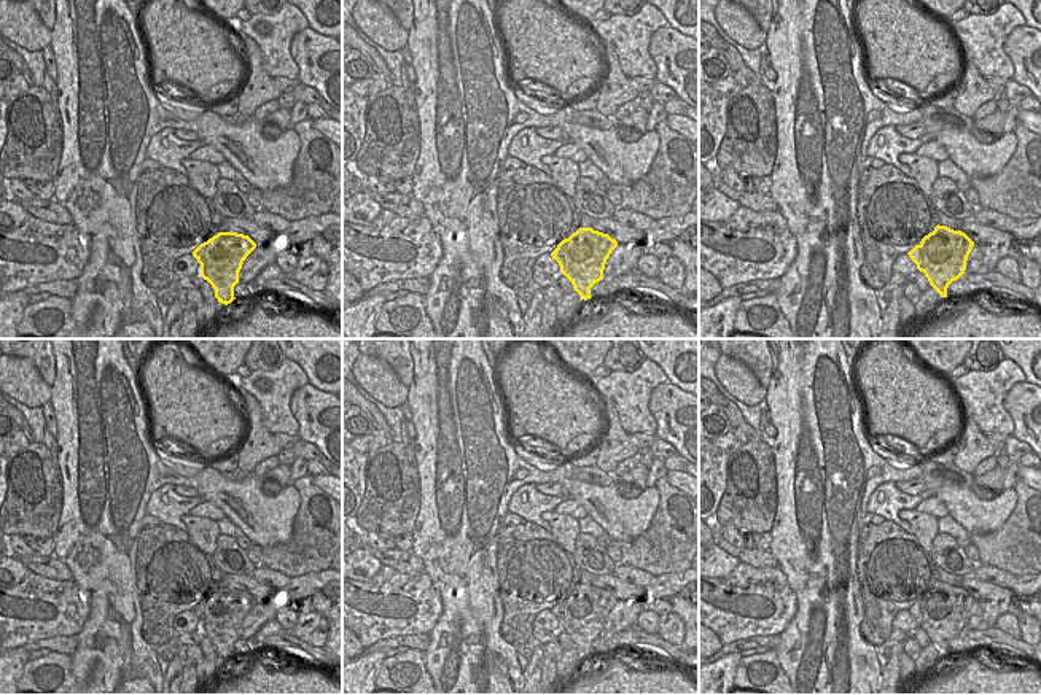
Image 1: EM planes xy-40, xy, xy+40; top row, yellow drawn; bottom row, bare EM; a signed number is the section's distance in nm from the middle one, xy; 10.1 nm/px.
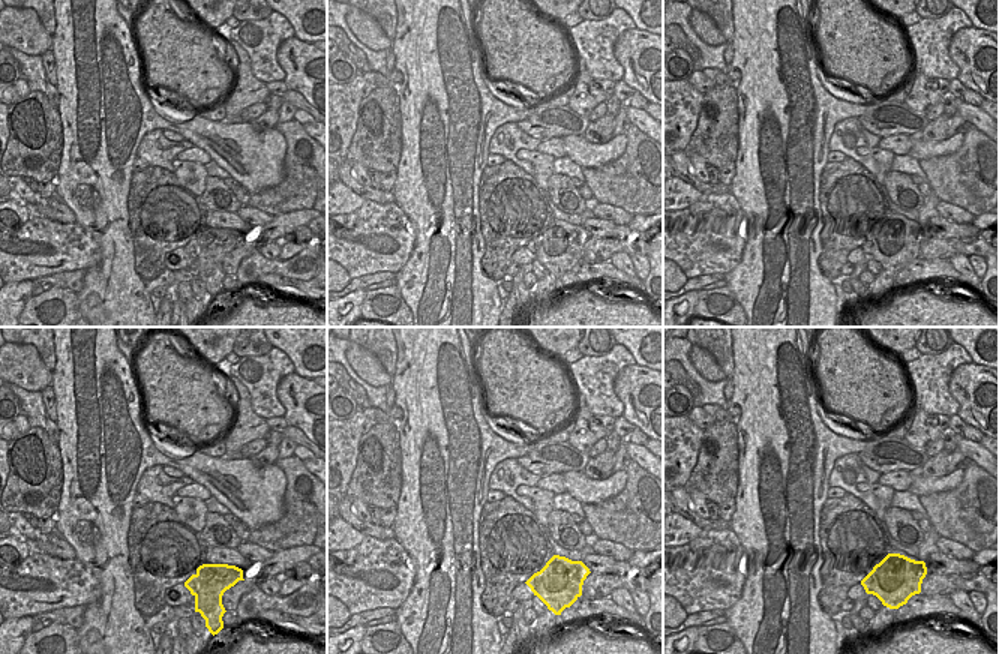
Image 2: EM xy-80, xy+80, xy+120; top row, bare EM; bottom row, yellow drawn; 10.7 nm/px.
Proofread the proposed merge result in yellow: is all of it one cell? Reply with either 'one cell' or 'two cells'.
two cells

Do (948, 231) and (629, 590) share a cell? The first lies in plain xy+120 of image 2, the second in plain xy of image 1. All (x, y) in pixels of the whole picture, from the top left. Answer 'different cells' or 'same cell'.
same cell

